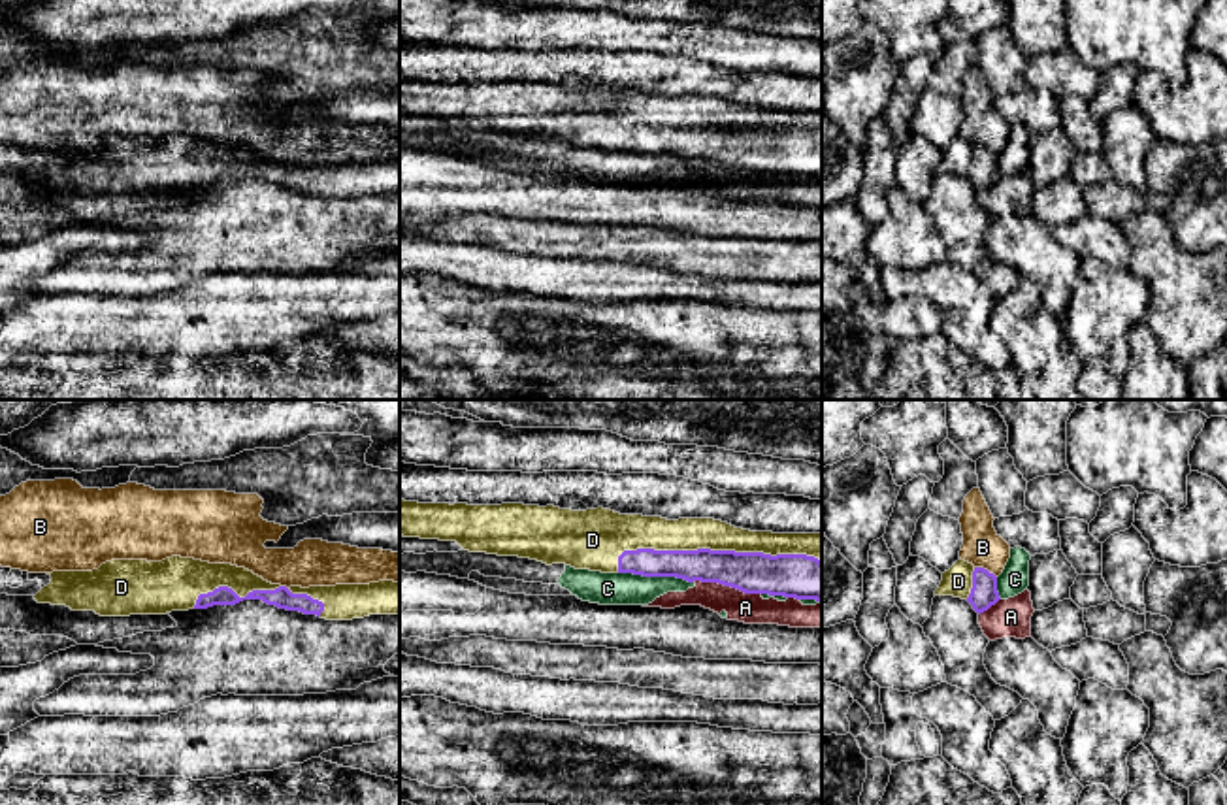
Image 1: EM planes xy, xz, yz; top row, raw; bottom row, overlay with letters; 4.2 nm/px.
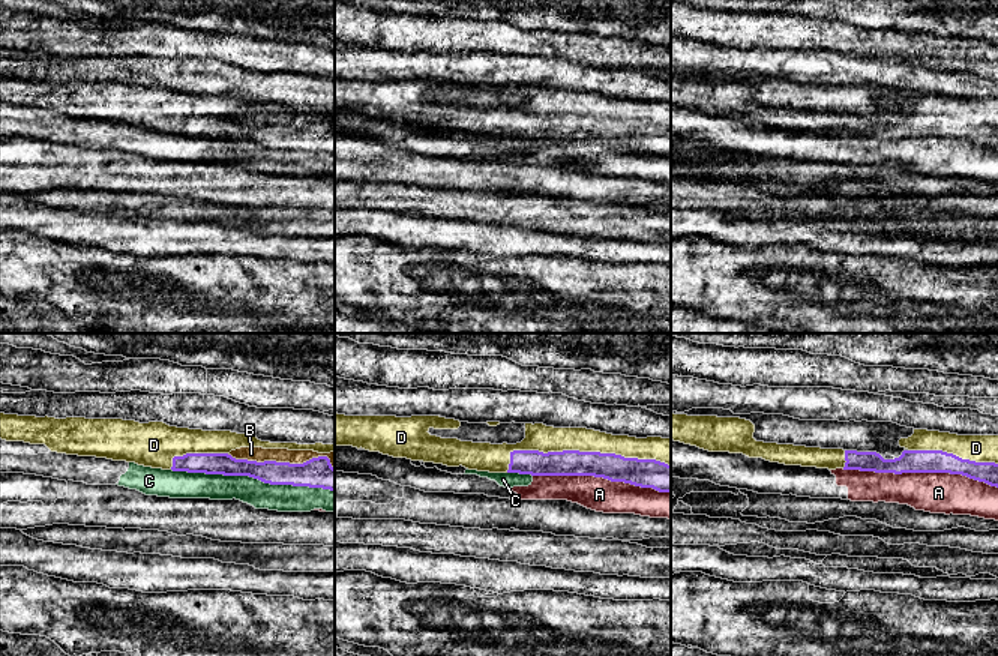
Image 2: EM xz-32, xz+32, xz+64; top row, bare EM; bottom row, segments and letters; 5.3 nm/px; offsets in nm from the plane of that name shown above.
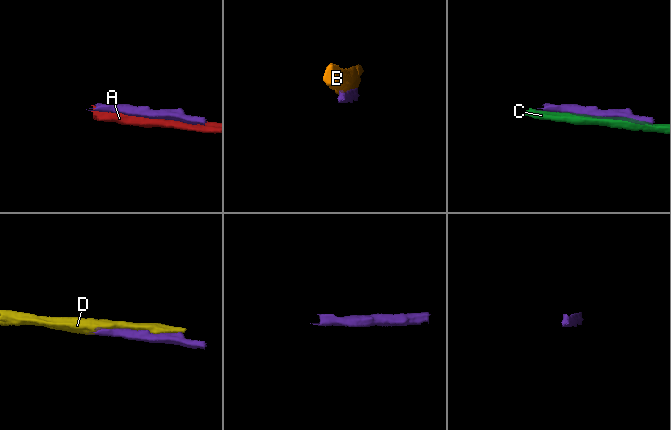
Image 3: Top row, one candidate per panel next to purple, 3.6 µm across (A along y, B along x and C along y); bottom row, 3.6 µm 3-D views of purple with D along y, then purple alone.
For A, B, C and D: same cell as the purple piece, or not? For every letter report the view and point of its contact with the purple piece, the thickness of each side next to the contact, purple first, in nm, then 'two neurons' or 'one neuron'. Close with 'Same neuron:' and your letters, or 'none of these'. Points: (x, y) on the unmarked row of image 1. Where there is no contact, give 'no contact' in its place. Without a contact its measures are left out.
A: meets purple in xz at (726, 163); 180 nm thick on the purple side, 130 nm on the other; two neurons
B: meets purple in yz at (986, 147); 120 nm thick on the purple side, 170 nm on the other; two neurons
C: meets purple in xz at (656, 153); 140 nm thick on the purple side, 140 nm on the other; two neurons
D: meets purple in xz at (711, 129); 180 nm thick on the purple side, 140 nm on the other; one neuron
Same neuron: D

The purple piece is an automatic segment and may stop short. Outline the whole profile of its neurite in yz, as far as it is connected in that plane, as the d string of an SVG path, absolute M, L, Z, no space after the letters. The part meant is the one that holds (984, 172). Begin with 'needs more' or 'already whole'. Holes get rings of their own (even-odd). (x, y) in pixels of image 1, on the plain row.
needs more; M961 136L942 151L942 158L935 168L935 173L967 177L978 192L1001 177L997 170L997 155Z

